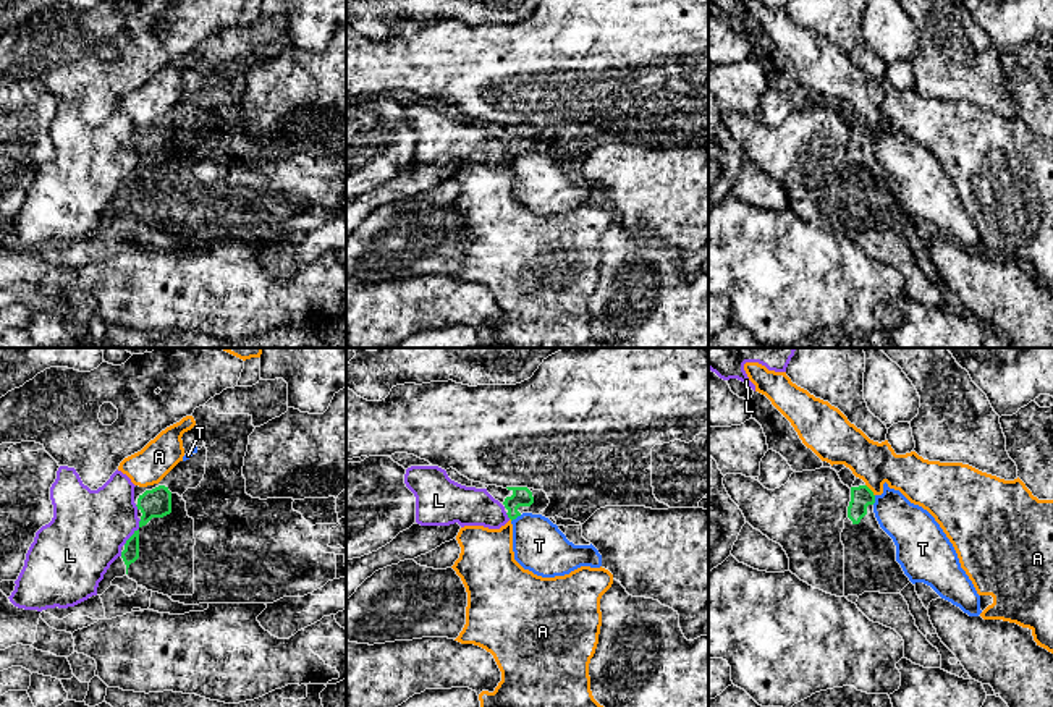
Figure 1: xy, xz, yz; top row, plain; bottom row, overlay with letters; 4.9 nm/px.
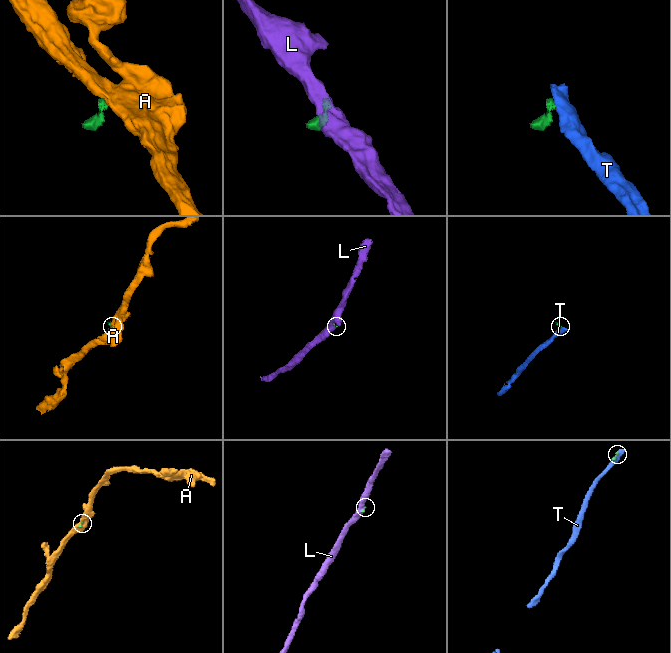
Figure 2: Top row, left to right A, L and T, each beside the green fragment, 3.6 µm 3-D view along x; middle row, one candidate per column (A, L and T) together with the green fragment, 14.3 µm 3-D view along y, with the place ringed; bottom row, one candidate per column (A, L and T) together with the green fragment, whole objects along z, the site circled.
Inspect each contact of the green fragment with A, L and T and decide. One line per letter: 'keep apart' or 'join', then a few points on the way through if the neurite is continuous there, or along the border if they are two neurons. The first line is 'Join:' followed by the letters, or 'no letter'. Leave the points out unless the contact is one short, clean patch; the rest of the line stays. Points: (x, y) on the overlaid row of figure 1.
Join: no letter
A: keep apart | along yz (866, 484), (874, 495)
L: keep apart | along xy (141, 520), (136, 531), (123, 544)
T: keep apart | along xz (521, 515), (511, 521)

